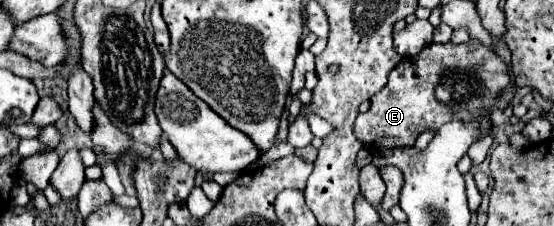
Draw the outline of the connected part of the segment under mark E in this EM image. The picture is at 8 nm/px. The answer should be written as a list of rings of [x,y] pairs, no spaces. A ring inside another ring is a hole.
[[[470,39],[468,43],[434,43],[422,49],[416,57],[402,59],[392,73],[388,75],[386,87],[370,99],[368,113],[360,113],[354,123],[354,133],[362,141],[362,147],[368,151],[380,149],[396,149],[396,147],[412,147],[416,137],[424,129],[440,129],[448,121],[476,121],[480,117],[480,109],[488,107],[492,113],[498,105],[498,95],[510,83],[510,75],[506,73],[506,63],[496,55],[496,51],[484,47],[480,41]]]

